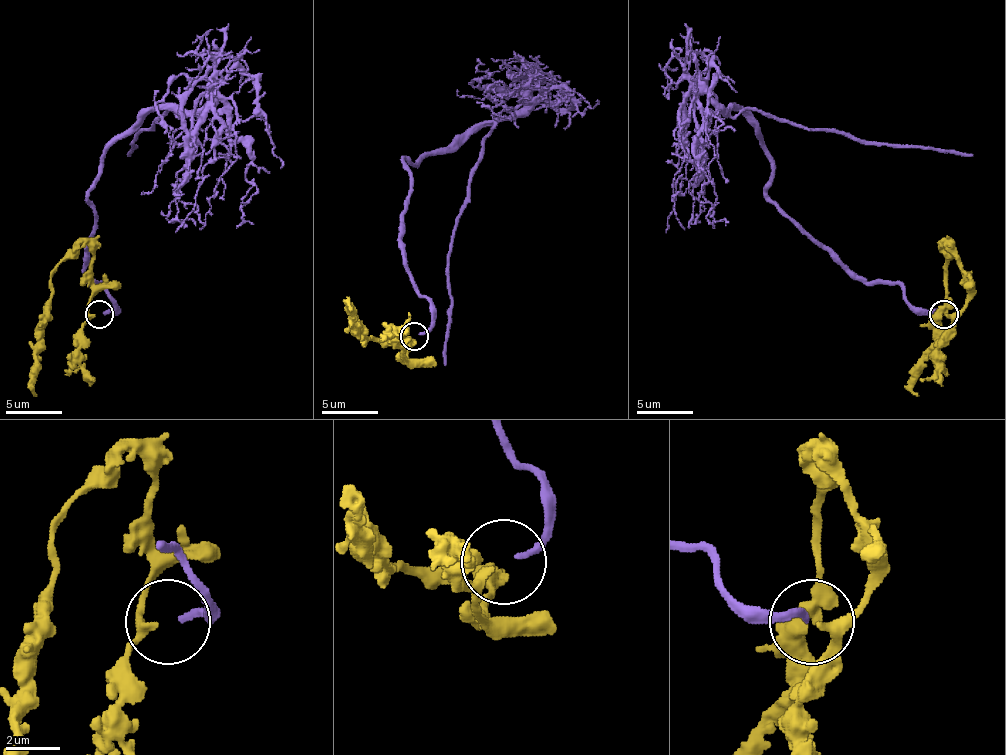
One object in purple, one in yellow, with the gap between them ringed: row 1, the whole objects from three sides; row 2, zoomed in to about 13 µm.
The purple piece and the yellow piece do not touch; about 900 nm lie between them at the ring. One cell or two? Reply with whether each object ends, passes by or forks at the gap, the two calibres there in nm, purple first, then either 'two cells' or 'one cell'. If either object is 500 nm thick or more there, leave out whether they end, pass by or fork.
purple ends | yellow ends | 240/320 nm | one cell

